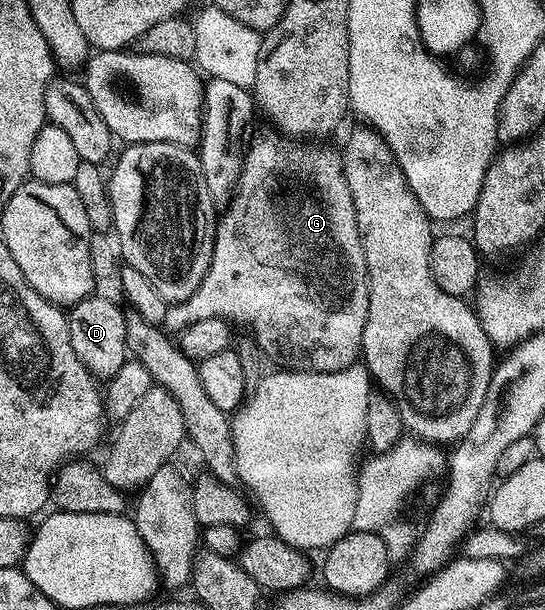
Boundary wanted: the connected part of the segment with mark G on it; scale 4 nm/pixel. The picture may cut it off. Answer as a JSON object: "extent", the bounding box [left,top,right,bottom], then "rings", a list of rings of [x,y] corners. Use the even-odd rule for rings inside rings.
{"extent":[163,132,369,372],"rings":[[[283,132],[263,134],[260,138],[252,137],[243,155],[243,171],[239,181],[235,183],[233,193],[226,203],[227,211],[220,213],[215,228],[215,247],[213,260],[209,264],[209,272],[201,280],[201,284],[185,300],[170,303],[165,312],[163,326],[168,331],[178,332],[189,324],[197,324],[197,320],[213,320],[222,318],[232,327],[248,326],[255,342],[267,361],[275,368],[287,372],[337,372],[346,366],[356,365],[363,348],[365,332],[365,316],[369,316],[369,284],[367,283],[367,265],[365,252],[361,248],[361,236],[357,228],[357,212],[353,208],[353,196],[349,190],[349,180],[345,178],[343,155],[338,149],[326,146],[323,140],[304,140],[299,136],[288,136]]]}

